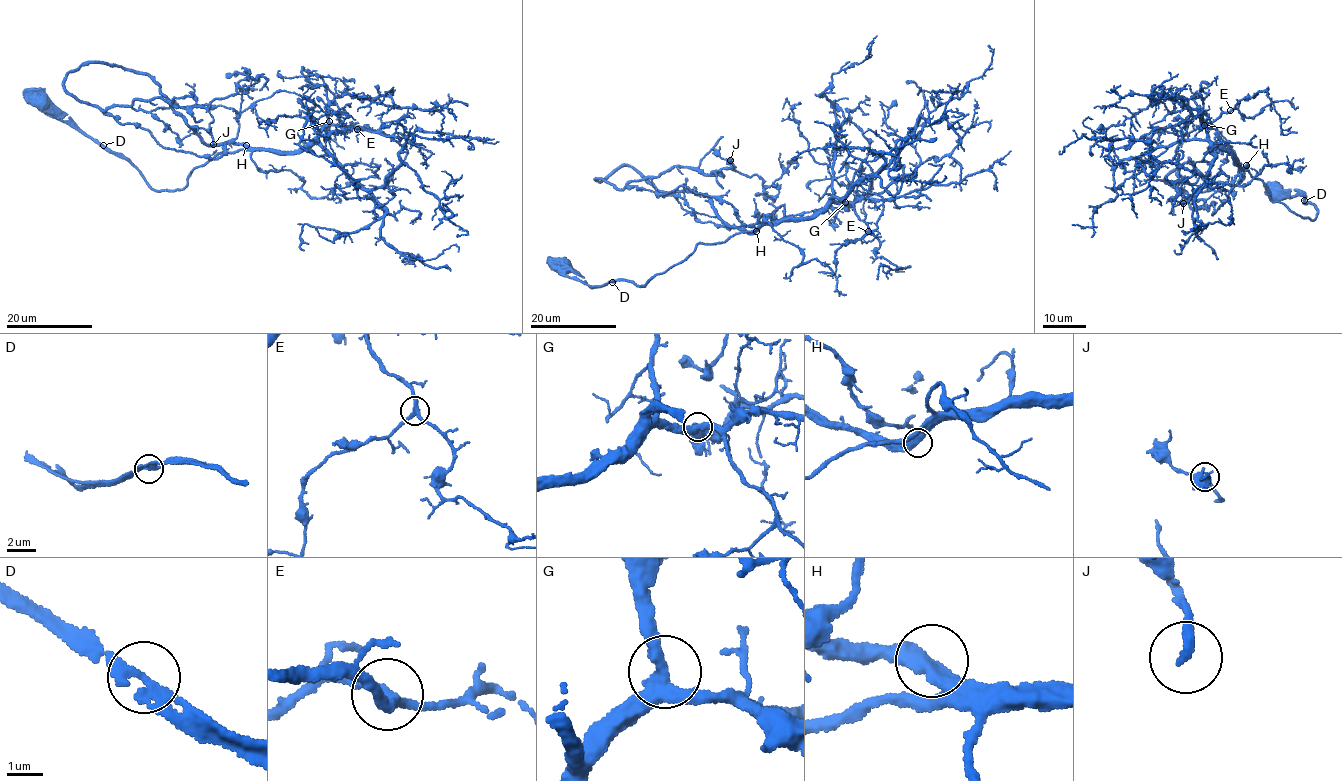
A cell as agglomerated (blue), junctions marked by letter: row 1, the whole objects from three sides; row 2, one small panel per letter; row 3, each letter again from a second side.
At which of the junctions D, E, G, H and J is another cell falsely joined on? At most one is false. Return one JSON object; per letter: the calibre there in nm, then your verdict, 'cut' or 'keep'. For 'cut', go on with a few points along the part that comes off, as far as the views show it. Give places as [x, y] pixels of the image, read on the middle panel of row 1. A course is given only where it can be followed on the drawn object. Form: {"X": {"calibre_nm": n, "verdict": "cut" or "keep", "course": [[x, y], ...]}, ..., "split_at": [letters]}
{"D": {"calibre_nm": 280, "verdict": "keep"}, "E": {"calibre_nm": 240, "verdict": "keep"}, "G": {"calibre_nm": 360, "verdict": "keep"}, "H": {"calibre_nm": 440, "verdict": "keep"}, "J": {"calibre_nm": 240, "verdict": "keep"}, "split_at": []}

